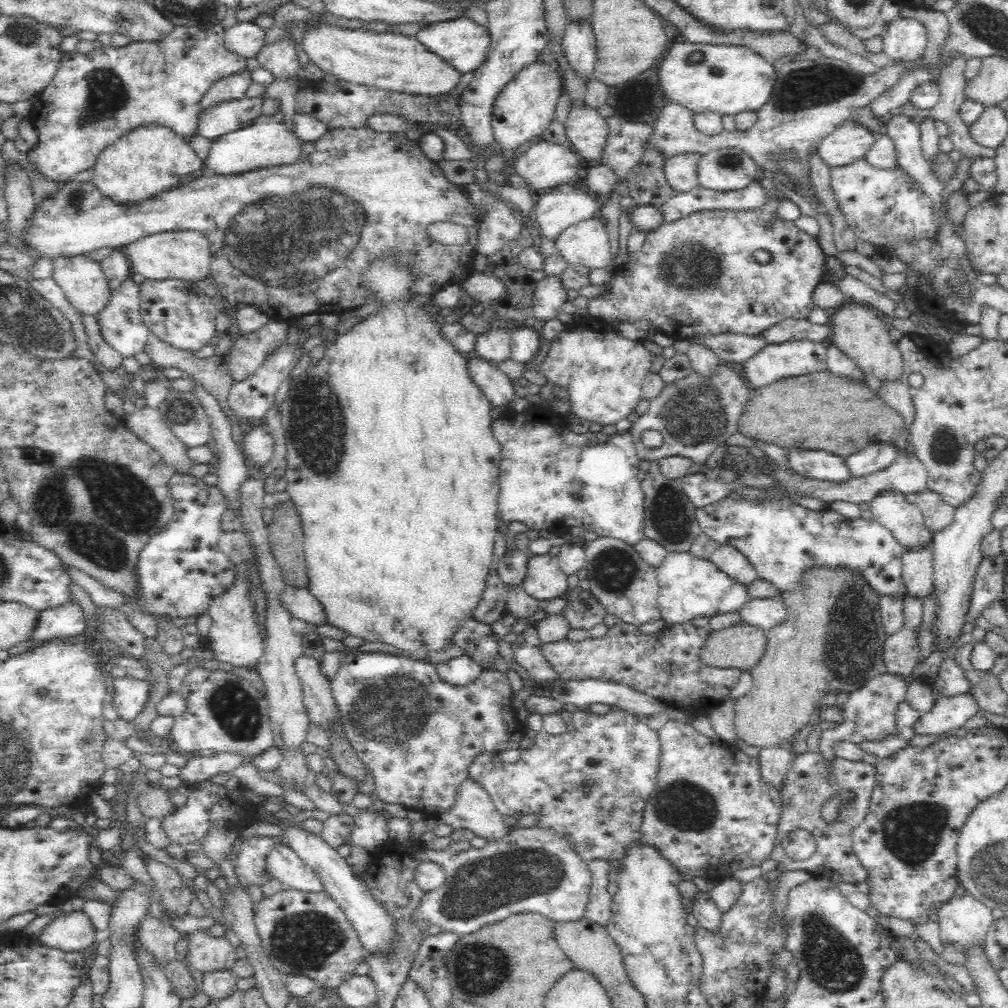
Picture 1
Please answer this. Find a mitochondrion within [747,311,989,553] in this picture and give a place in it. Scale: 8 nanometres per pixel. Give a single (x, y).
(944, 444)

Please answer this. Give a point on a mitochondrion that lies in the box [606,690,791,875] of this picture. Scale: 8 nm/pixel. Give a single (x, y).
(685, 805)

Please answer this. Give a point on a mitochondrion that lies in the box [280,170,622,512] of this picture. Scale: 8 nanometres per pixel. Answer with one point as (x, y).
(317, 431)

